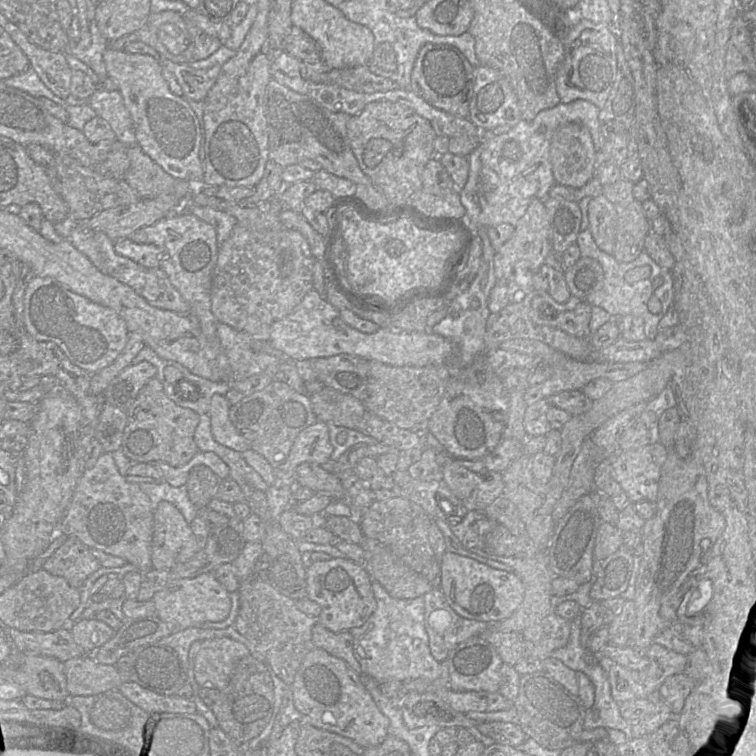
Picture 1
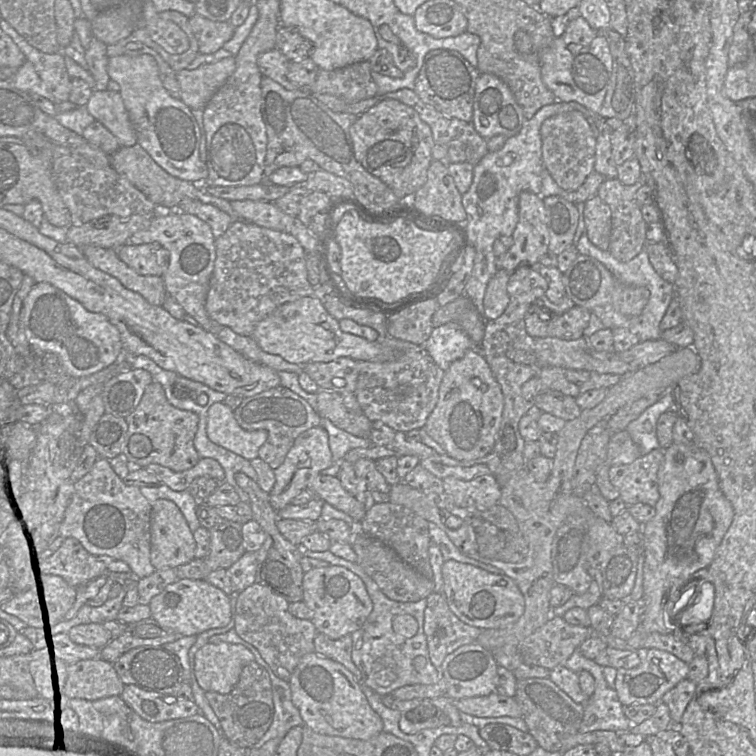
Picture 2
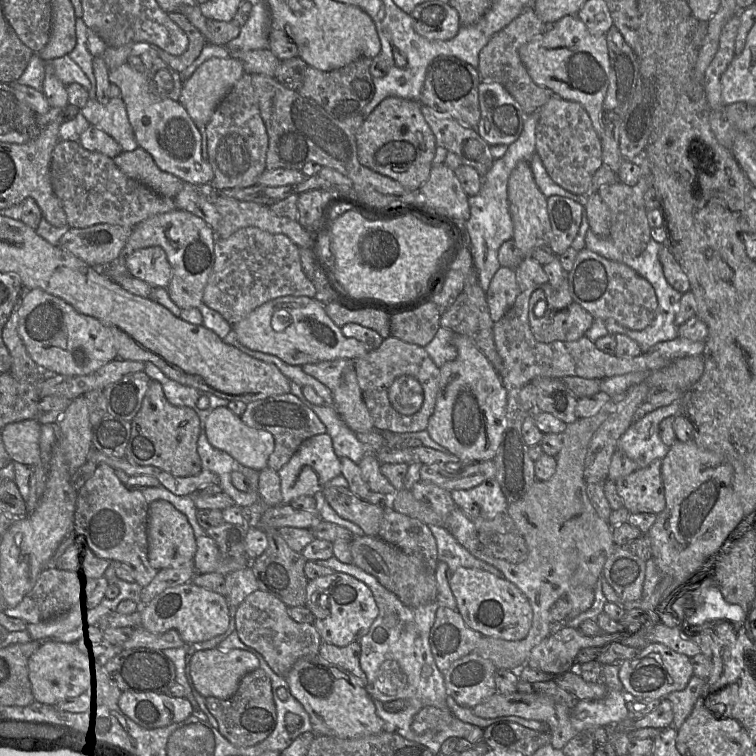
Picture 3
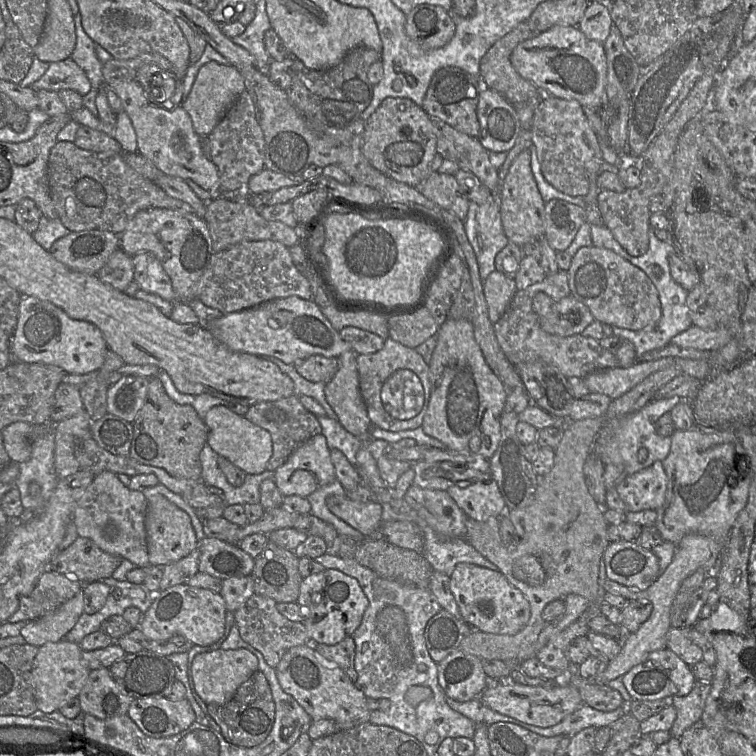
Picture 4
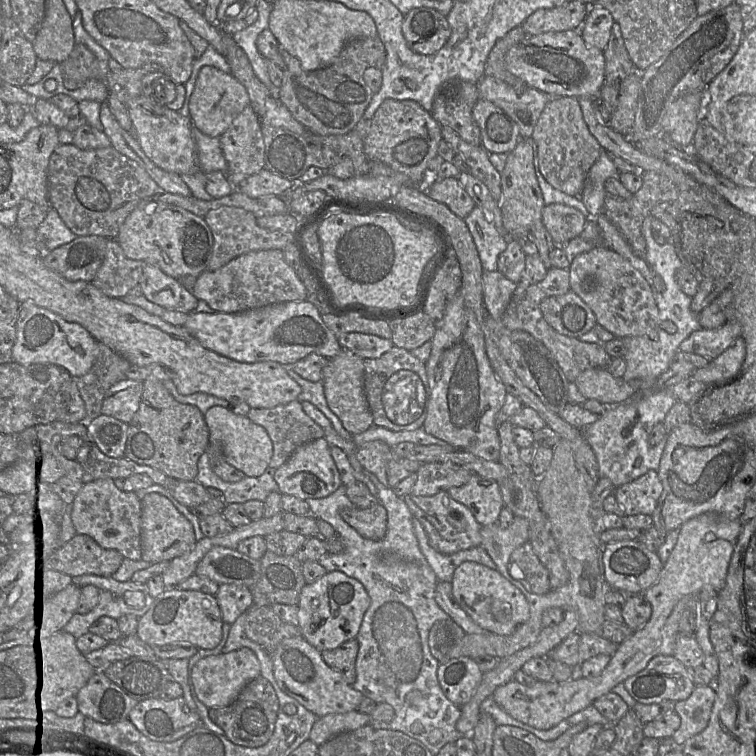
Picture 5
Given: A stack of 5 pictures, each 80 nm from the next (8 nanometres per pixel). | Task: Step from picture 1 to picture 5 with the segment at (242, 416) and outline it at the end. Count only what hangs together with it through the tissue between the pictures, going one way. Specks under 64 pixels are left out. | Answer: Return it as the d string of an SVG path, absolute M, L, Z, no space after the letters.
M298 399L274 408L250 408L247 417L262 426L272 441L270 468L279 468L297 448L324 437L323 428L304 412Z

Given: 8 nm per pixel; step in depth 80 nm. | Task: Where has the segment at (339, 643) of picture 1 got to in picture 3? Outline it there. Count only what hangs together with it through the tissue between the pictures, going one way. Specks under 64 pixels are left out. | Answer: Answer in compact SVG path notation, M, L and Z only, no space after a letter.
M353 641L342 647L321 642L318 654L330 663L352 673L365 688L366 677L359 665L360 645L358 641Z

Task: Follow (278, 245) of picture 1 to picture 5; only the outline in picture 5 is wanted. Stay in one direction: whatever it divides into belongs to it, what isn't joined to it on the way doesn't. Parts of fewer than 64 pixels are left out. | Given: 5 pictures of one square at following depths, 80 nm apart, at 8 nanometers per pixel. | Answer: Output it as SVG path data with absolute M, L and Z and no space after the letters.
M280 249L247 252L215 271L205 270L197 278L192 293L198 300L204 300L215 312L223 313L238 313L281 302L306 300L305 285L294 269L286 263Z

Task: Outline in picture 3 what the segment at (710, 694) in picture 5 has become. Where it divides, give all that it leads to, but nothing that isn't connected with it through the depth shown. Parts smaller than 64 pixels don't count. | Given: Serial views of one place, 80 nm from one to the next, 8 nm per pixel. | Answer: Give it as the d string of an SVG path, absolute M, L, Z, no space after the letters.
M692 676L683 690L672 692L664 698L667 699L672 706L672 727L674 729L679 730L691 714L697 699L703 692L705 682L706 680Z

